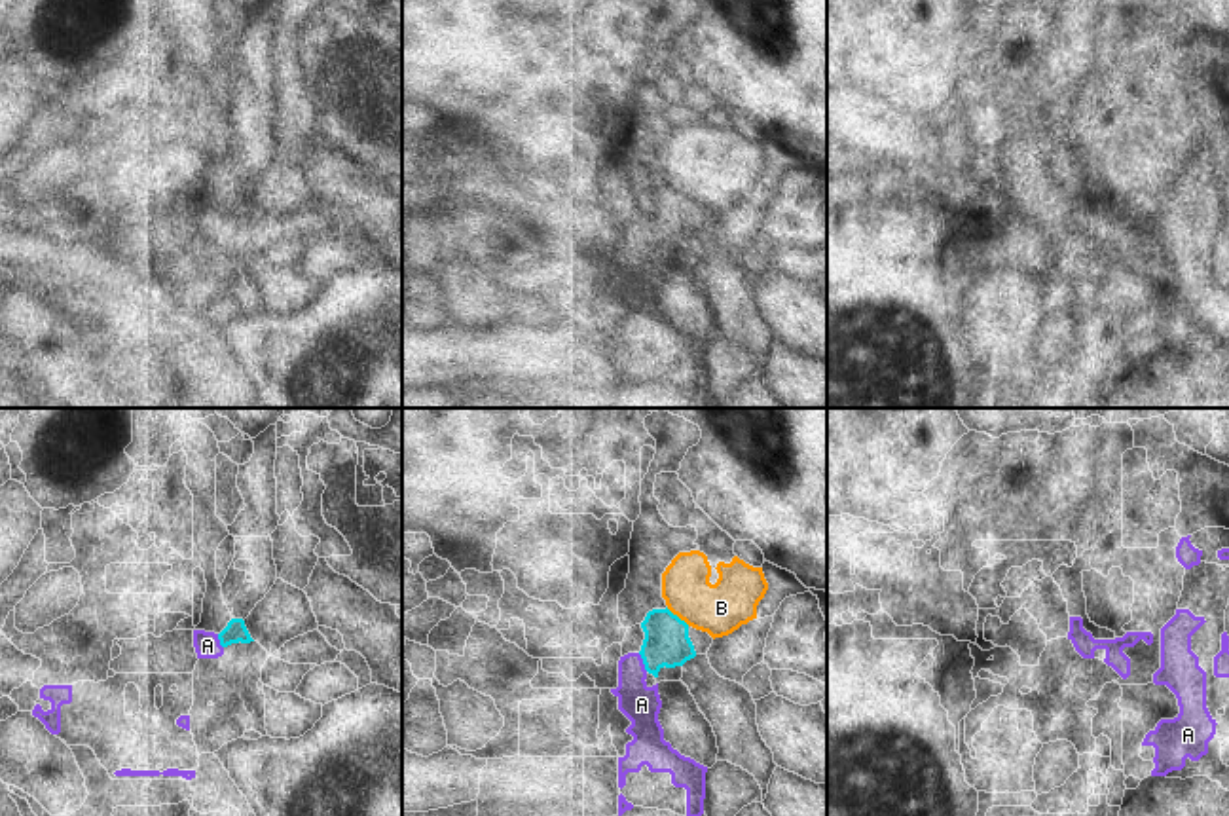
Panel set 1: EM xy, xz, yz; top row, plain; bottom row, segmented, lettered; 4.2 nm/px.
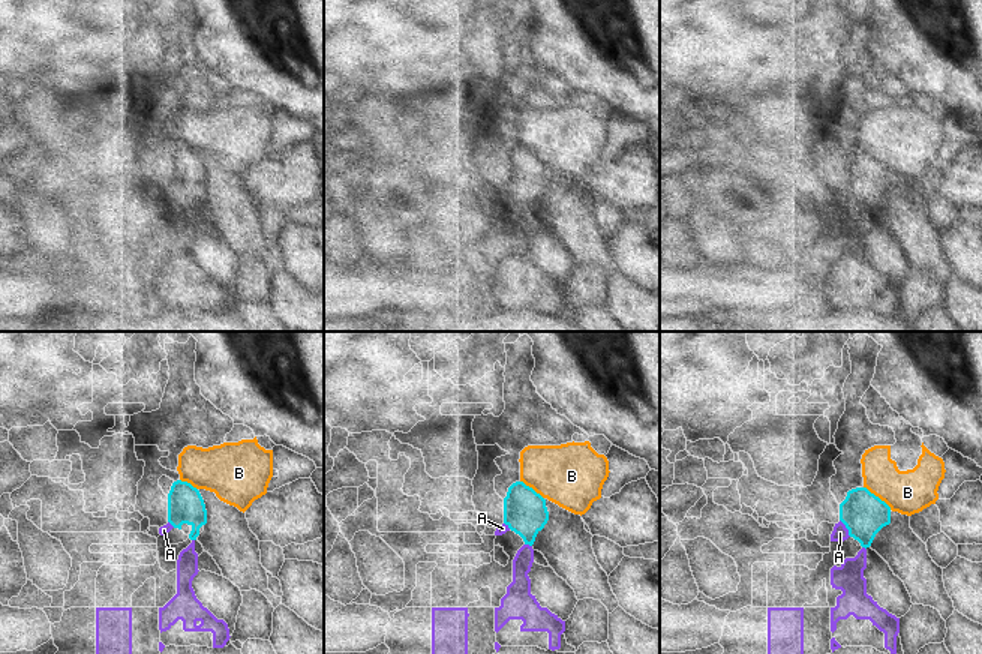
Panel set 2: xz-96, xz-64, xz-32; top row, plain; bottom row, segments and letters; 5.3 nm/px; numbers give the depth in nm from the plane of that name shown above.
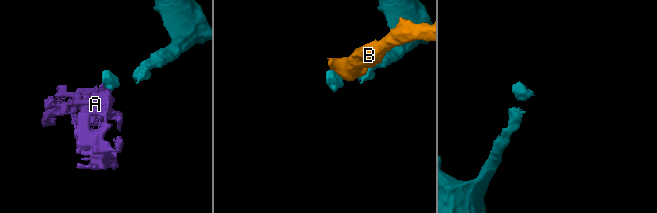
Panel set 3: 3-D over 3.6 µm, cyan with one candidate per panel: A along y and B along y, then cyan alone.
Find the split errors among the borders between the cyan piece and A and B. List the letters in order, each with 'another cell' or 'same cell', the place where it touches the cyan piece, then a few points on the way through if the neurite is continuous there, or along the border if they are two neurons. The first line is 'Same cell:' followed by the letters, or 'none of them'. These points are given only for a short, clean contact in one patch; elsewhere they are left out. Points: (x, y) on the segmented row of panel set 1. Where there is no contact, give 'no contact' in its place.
Same cell: none of them
A: another cell | xz (643, 663)
B: another cell | xz (676, 615)

